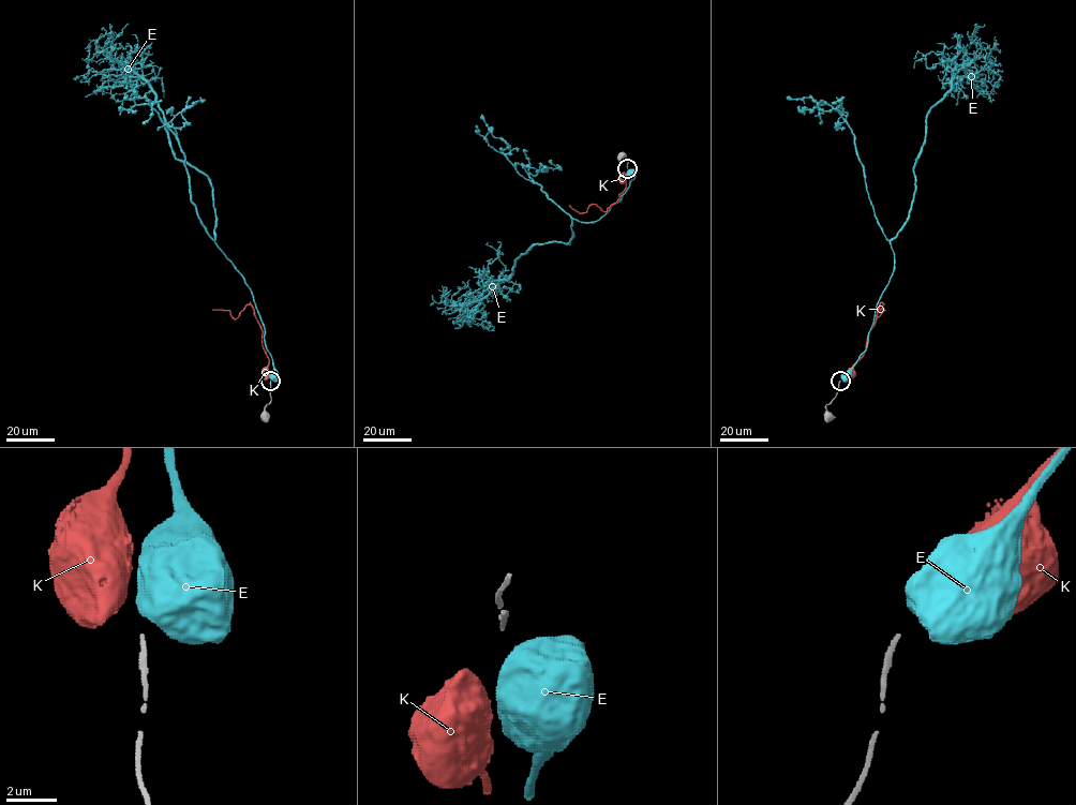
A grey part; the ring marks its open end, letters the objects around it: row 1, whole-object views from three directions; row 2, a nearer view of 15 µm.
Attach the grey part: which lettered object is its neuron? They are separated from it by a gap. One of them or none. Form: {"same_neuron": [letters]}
{"same_neuron": []}

